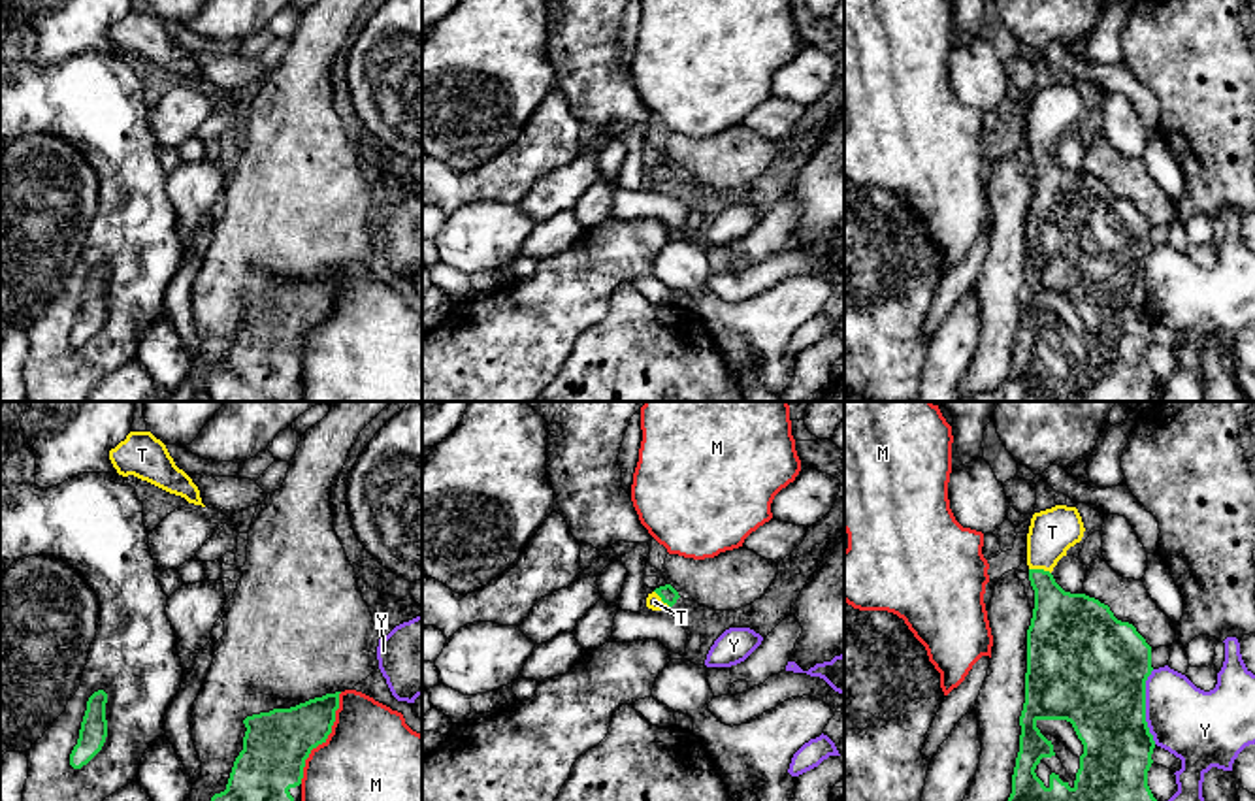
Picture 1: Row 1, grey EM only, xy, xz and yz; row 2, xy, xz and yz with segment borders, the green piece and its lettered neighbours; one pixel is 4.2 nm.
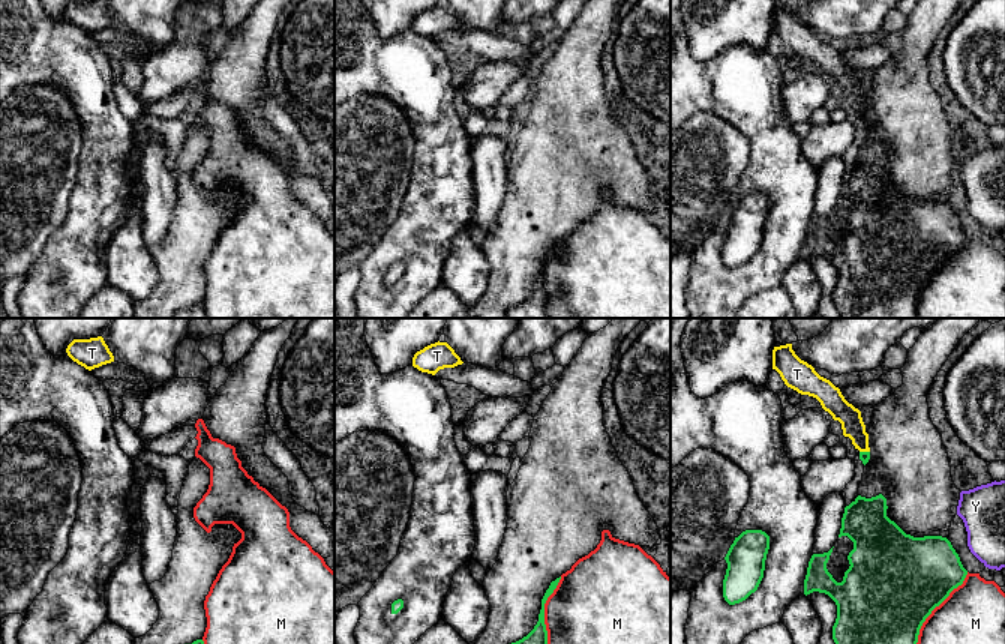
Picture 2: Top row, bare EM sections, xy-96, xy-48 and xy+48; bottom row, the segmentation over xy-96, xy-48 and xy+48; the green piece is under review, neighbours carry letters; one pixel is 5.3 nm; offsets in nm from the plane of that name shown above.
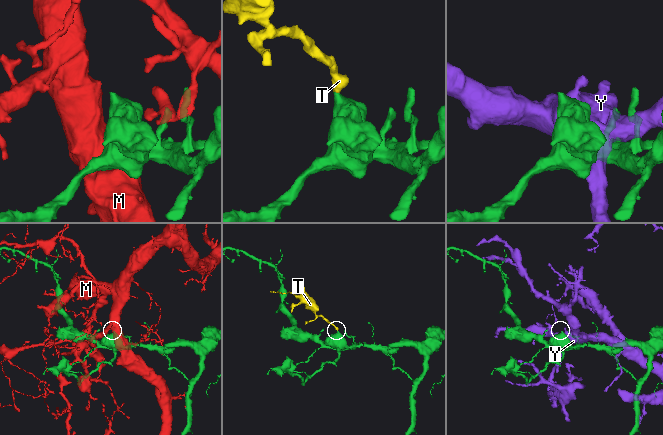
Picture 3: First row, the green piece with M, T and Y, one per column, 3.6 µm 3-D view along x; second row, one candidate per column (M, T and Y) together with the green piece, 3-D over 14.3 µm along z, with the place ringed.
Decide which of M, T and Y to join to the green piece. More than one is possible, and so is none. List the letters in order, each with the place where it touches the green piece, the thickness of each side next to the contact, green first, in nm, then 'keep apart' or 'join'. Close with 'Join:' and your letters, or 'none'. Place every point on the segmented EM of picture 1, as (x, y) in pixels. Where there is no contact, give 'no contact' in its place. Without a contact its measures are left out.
M: contact xy (325, 739); calibres 280 and 400 nm; keep apart
T: contact yz (1041, 570); calibres 260 and 200 nm; join
Y: contact yz (1144, 707); calibres 440 and 320 nm; keep apart
Join: T

